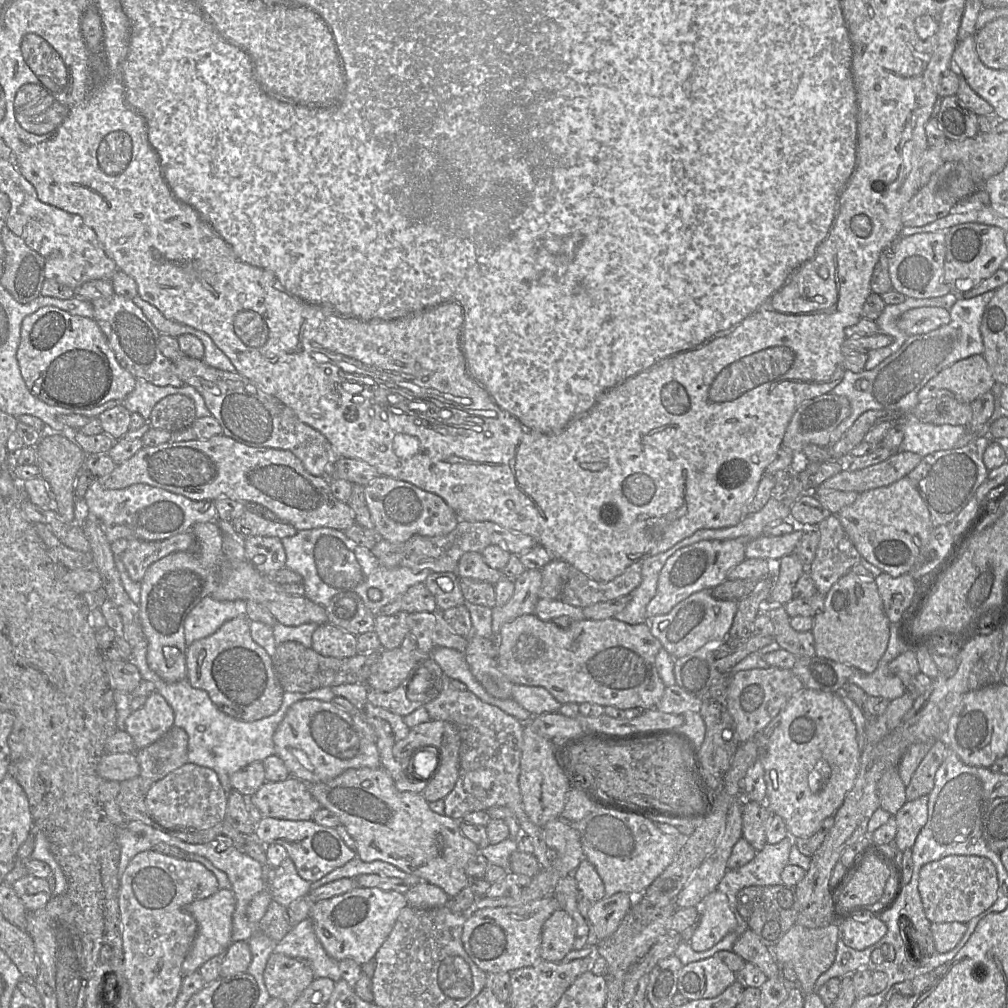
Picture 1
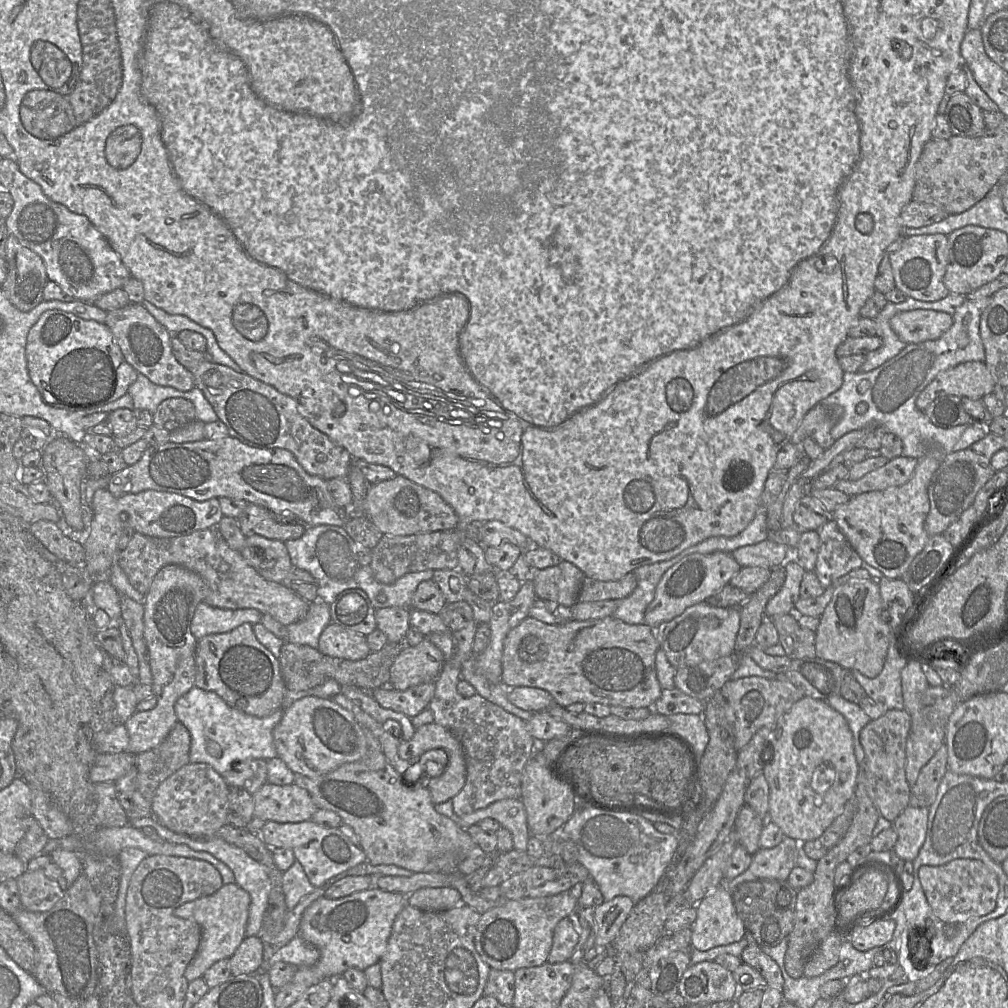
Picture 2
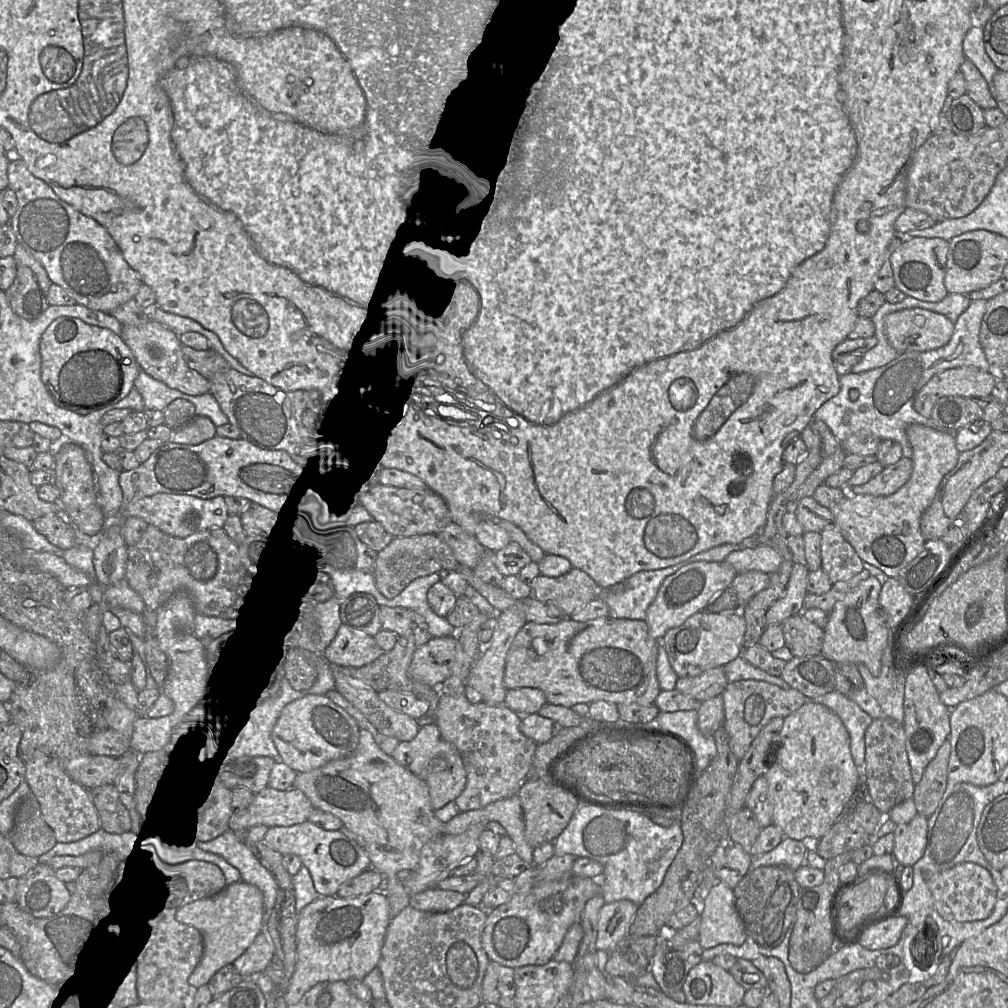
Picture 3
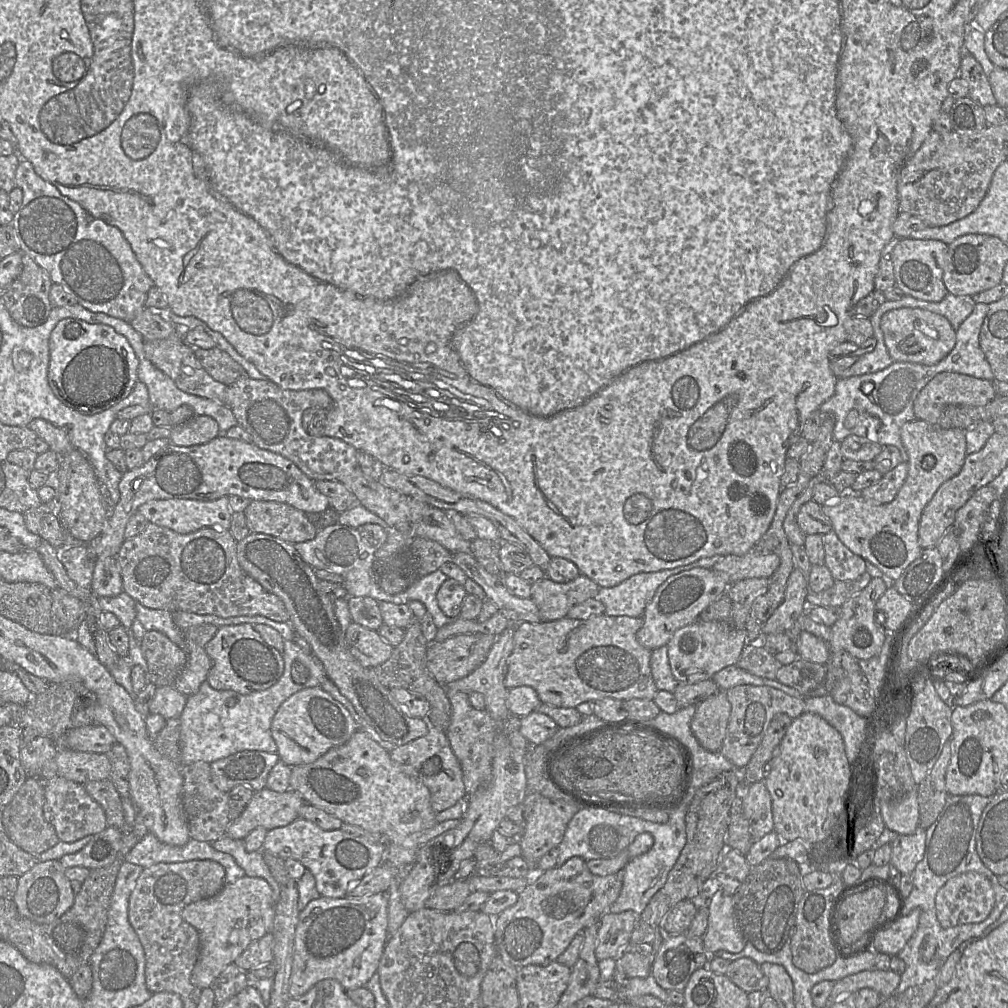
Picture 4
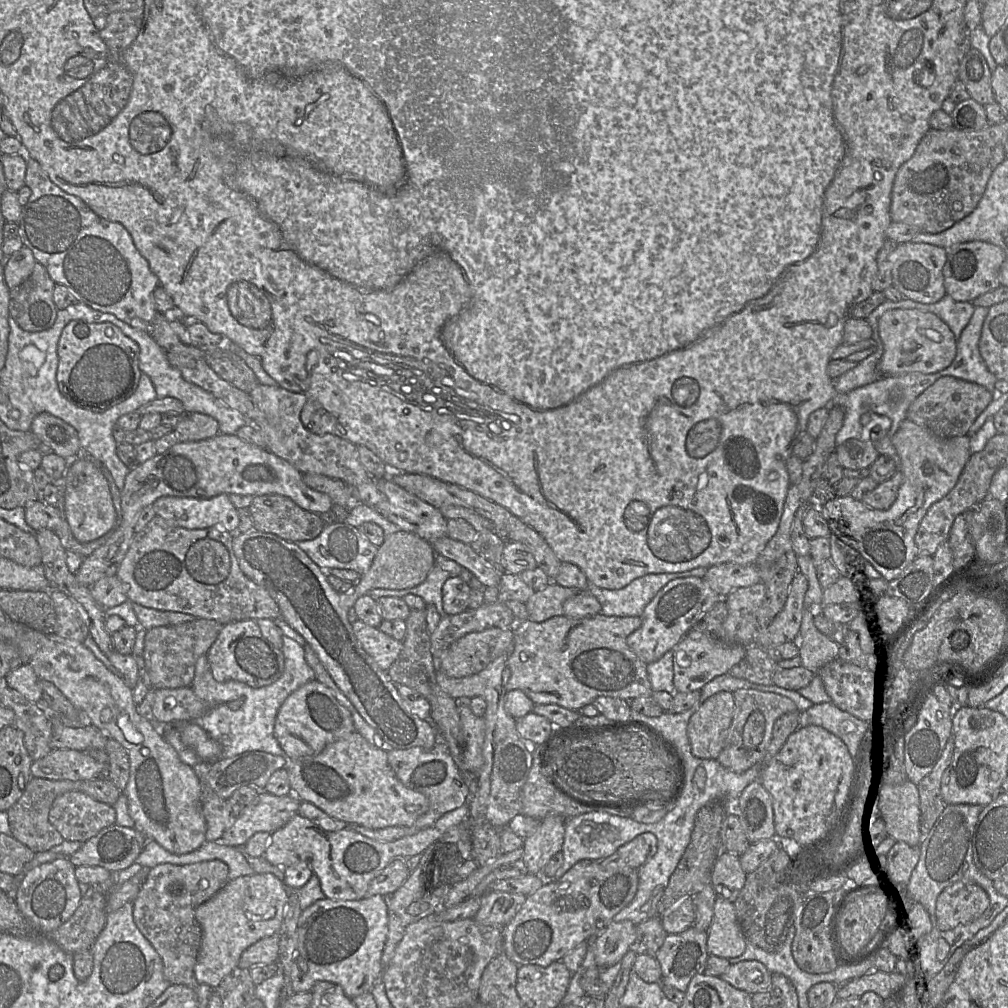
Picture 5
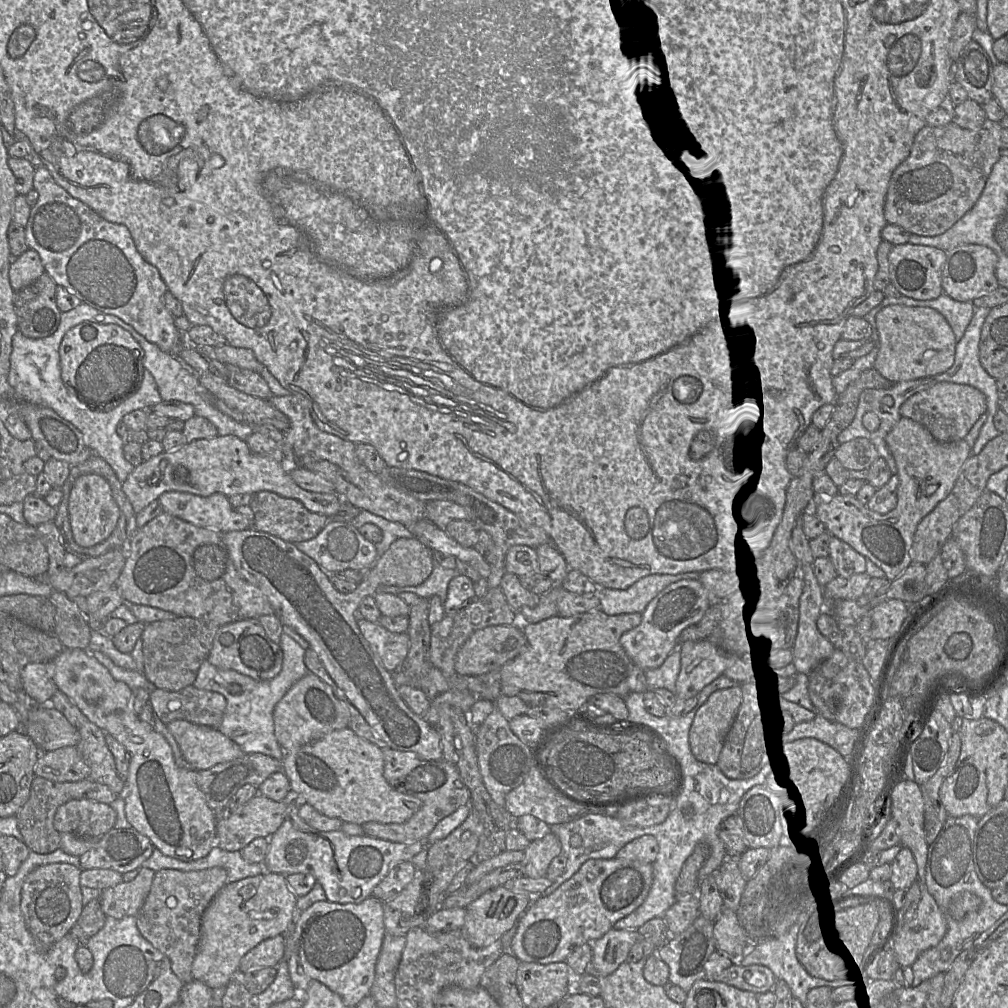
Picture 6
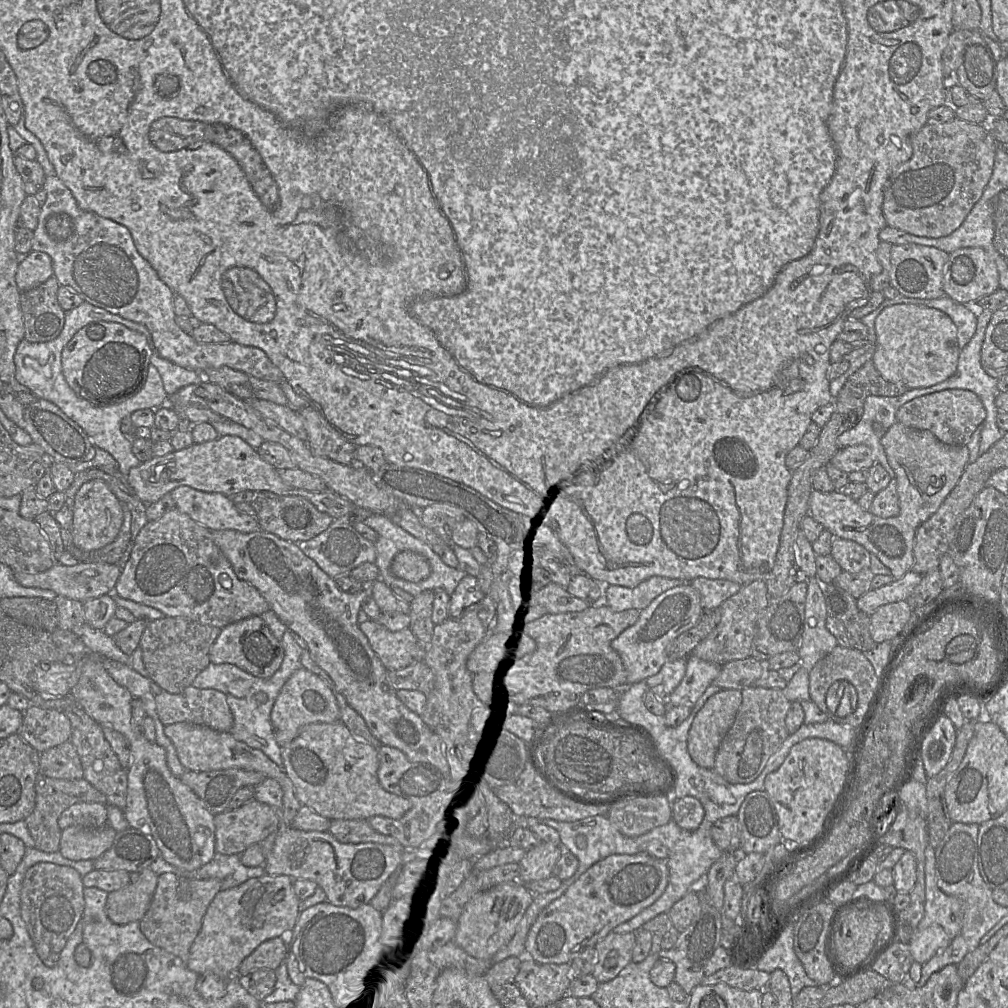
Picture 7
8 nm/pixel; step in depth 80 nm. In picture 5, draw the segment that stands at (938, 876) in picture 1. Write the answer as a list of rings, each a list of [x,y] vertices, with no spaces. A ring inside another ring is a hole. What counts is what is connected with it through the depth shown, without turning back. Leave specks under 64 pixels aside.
[[[959,881],[939,895],[936,901],[936,921],[941,932],[973,922],[989,906],[986,891],[975,883]]]

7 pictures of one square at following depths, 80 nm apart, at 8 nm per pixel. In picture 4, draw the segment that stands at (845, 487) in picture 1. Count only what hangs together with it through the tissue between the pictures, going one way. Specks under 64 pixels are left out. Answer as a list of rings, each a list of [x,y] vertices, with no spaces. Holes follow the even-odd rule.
[[[902,461],[895,468],[882,475],[881,479],[863,489],[860,495],[877,504],[891,502],[897,495],[908,474],[908,463]]]

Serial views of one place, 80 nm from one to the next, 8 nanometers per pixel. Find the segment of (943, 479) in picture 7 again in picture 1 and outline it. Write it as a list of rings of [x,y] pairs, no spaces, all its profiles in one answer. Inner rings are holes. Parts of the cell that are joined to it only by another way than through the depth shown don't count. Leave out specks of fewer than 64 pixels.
[[[907,476],[888,486],[859,493],[851,505],[844,507],[837,514],[831,515],[837,515],[844,531],[860,556],[892,577],[909,572],[922,549],[927,545],[934,529],[927,506]]]

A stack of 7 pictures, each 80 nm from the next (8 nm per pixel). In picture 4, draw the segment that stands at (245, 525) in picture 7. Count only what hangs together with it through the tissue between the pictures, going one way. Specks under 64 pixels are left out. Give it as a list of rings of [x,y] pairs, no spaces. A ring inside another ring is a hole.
[[[227,496],[213,500],[155,499],[137,509],[149,523],[166,527],[179,534],[188,534],[203,527],[229,529],[234,513]]]

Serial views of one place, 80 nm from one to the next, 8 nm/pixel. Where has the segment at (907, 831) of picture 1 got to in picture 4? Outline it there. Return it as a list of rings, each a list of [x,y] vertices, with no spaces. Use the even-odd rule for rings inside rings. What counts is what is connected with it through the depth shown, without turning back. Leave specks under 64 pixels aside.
[[[918,826],[911,835],[899,835],[891,843],[890,864],[900,875],[911,875],[924,858],[926,830]]]

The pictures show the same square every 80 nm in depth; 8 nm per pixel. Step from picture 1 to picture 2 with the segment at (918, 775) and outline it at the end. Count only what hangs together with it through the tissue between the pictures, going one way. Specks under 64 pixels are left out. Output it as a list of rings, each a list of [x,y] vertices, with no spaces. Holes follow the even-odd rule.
[[[942,744],[929,762],[922,767],[916,783],[911,786],[909,805],[928,808],[937,797],[939,785],[948,771],[948,749]]]

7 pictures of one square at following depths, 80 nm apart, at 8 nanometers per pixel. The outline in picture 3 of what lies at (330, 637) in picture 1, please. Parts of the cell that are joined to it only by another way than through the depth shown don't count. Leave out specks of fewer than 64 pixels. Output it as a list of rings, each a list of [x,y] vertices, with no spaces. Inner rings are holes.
[[[342,624],[325,649],[324,657],[330,664],[362,667],[373,662],[383,653],[374,637]]]

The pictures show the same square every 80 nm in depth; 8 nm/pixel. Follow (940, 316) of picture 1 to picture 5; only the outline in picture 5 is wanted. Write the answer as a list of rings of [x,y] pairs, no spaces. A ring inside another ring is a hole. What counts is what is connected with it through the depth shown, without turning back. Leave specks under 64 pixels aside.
[[[891,309],[878,320],[878,332],[883,344],[879,360],[881,376],[906,373],[936,373],[947,368],[956,355],[956,338],[948,325],[931,312],[919,309]]]

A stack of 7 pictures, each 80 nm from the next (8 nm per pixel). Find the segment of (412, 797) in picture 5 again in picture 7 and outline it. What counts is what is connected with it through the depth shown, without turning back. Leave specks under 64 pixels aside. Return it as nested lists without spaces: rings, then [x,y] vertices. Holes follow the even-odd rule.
[[[340,720],[312,723],[282,749],[283,770],[292,781],[301,805],[333,819],[401,818],[411,807],[408,799],[390,793],[379,784],[378,748],[357,739]]]

